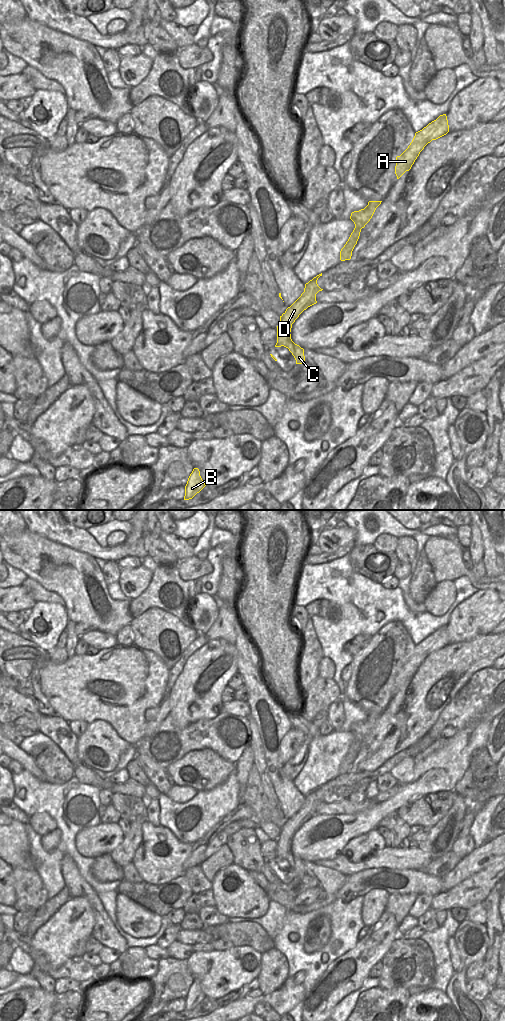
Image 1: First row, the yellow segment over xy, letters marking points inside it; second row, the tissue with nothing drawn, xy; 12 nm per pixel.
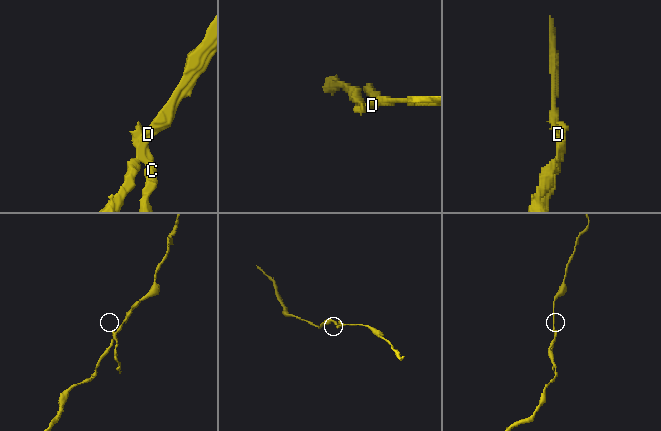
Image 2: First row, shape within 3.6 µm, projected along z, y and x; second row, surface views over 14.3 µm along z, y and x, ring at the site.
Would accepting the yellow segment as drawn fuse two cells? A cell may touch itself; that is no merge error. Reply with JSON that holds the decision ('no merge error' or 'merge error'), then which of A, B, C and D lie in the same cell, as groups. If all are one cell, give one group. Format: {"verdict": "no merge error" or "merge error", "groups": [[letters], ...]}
{"verdict": "merge error", "groups": [["A", "B", "D"], ["C"]]}

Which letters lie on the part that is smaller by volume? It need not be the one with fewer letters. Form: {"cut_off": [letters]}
{"cut_off": ["C"]}

